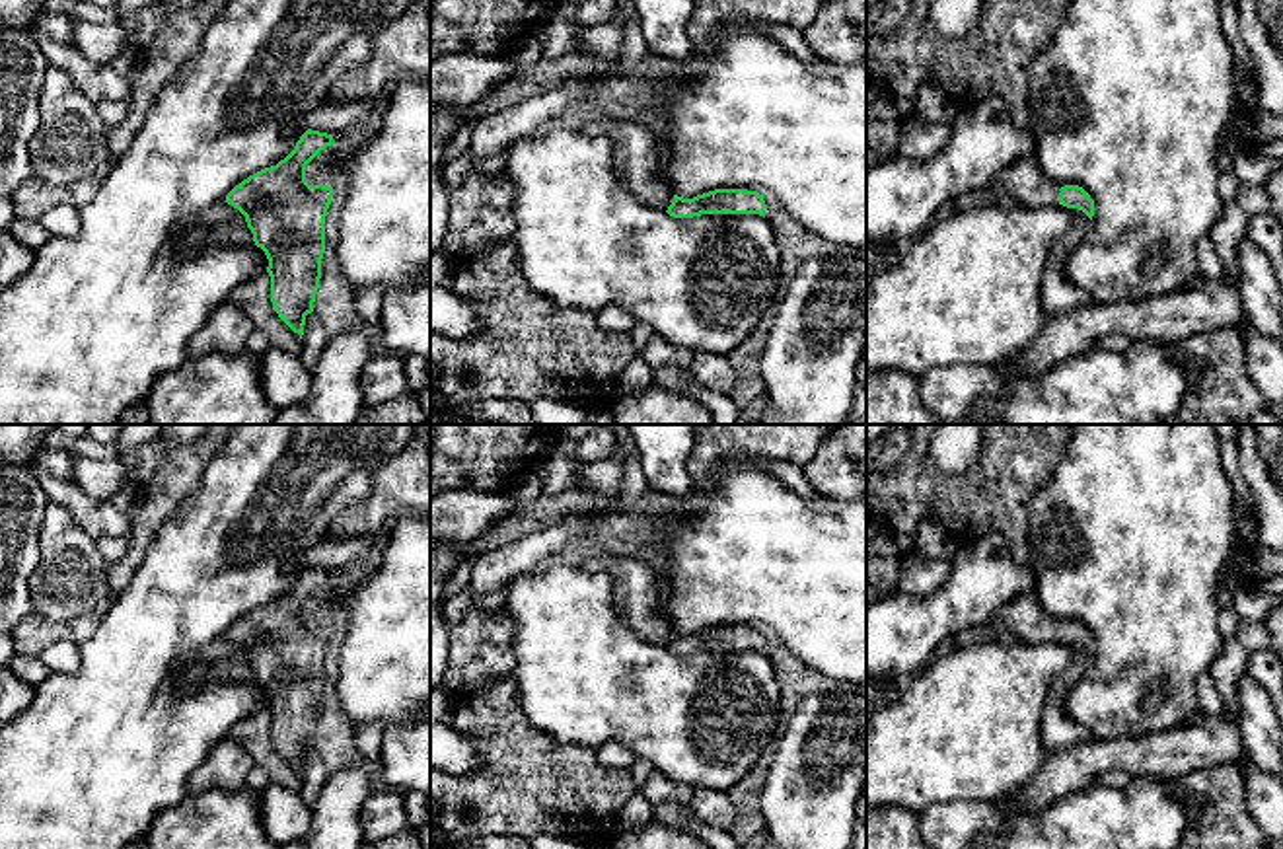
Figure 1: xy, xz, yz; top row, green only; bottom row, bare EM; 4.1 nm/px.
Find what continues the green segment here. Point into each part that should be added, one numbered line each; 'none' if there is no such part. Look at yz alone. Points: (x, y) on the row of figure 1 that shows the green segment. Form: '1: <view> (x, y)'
1: yz (1025, 180)

